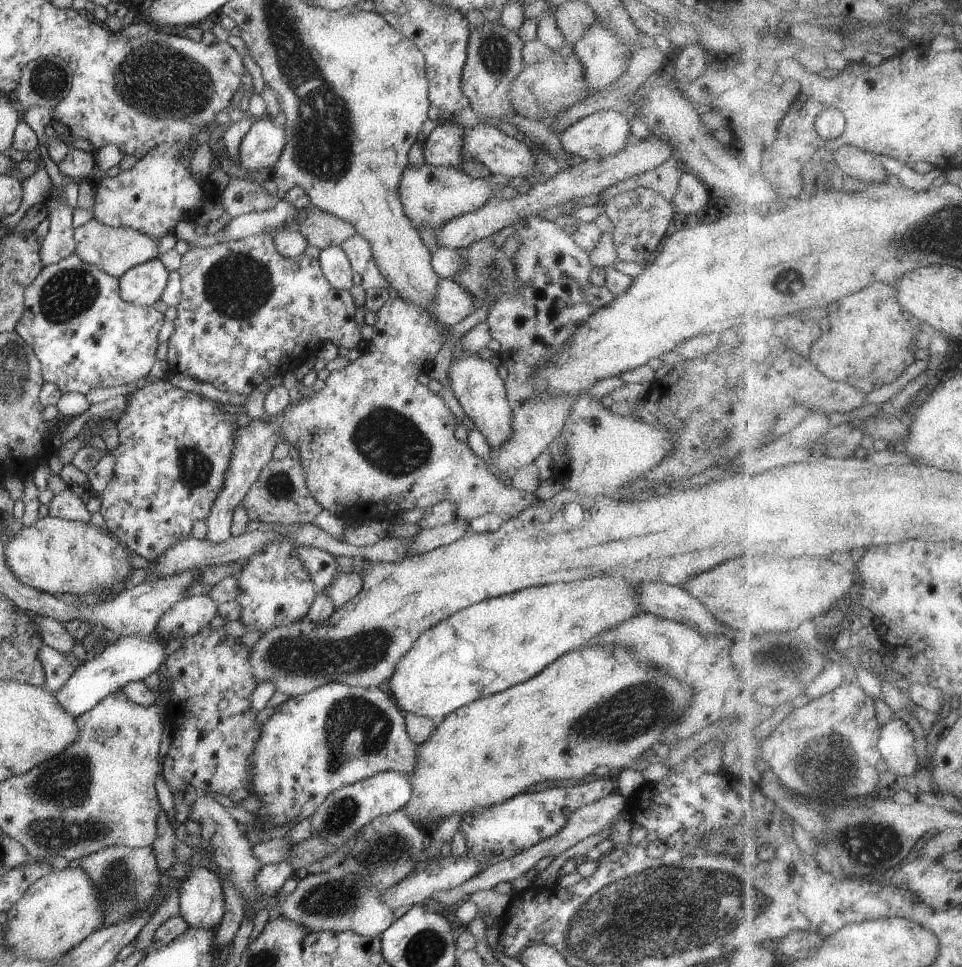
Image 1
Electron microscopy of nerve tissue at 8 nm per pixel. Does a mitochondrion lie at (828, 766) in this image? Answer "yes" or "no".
yes

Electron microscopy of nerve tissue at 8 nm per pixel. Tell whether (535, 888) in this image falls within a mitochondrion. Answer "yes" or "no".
no

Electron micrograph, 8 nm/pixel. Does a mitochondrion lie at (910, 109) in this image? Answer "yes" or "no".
no

